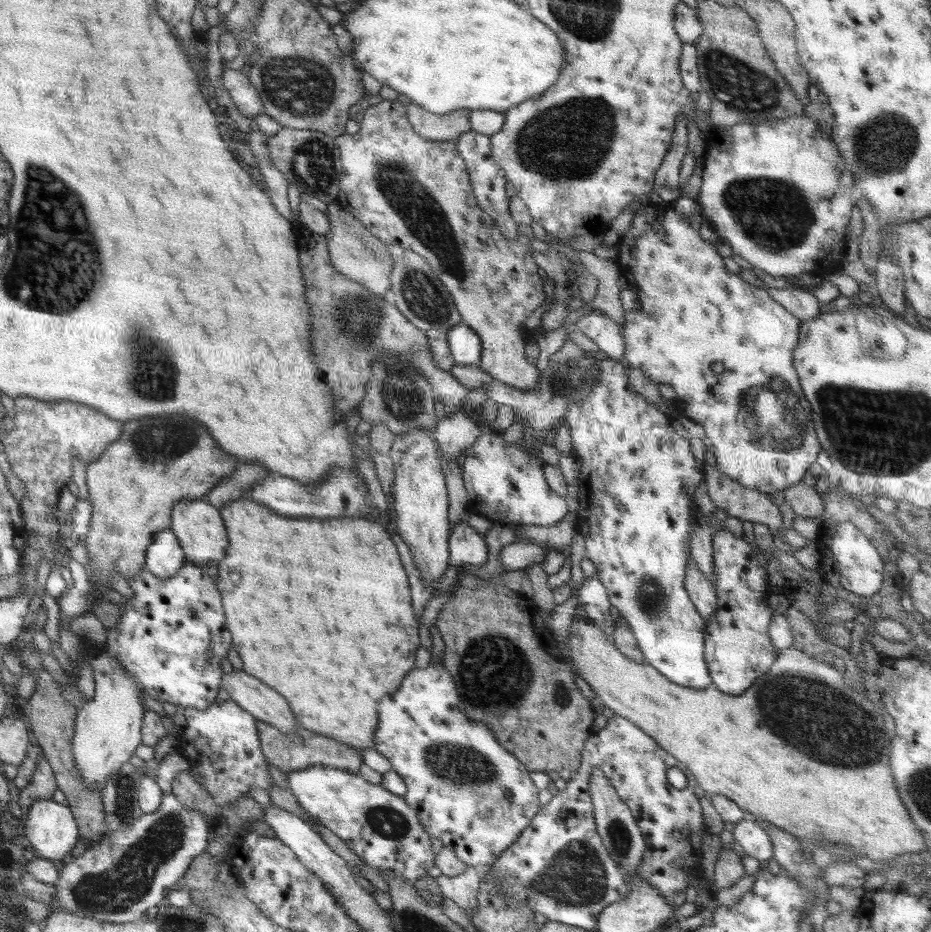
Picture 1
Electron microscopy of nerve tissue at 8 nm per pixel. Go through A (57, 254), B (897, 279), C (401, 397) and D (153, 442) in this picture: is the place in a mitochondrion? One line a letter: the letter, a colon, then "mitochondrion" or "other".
A: mitochondrion
B: other
C: mitochondrion
D: mitochondrion

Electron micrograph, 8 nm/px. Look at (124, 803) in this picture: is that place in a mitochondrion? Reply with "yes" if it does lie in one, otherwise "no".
yes

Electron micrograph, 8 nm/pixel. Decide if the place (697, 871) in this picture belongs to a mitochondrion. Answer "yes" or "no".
no

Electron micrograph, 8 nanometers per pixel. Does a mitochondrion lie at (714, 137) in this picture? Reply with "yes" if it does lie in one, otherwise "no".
no

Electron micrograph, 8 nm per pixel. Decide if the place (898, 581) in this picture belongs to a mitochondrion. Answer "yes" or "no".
no

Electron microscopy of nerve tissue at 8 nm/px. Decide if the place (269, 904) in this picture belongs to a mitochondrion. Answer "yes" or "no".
no

